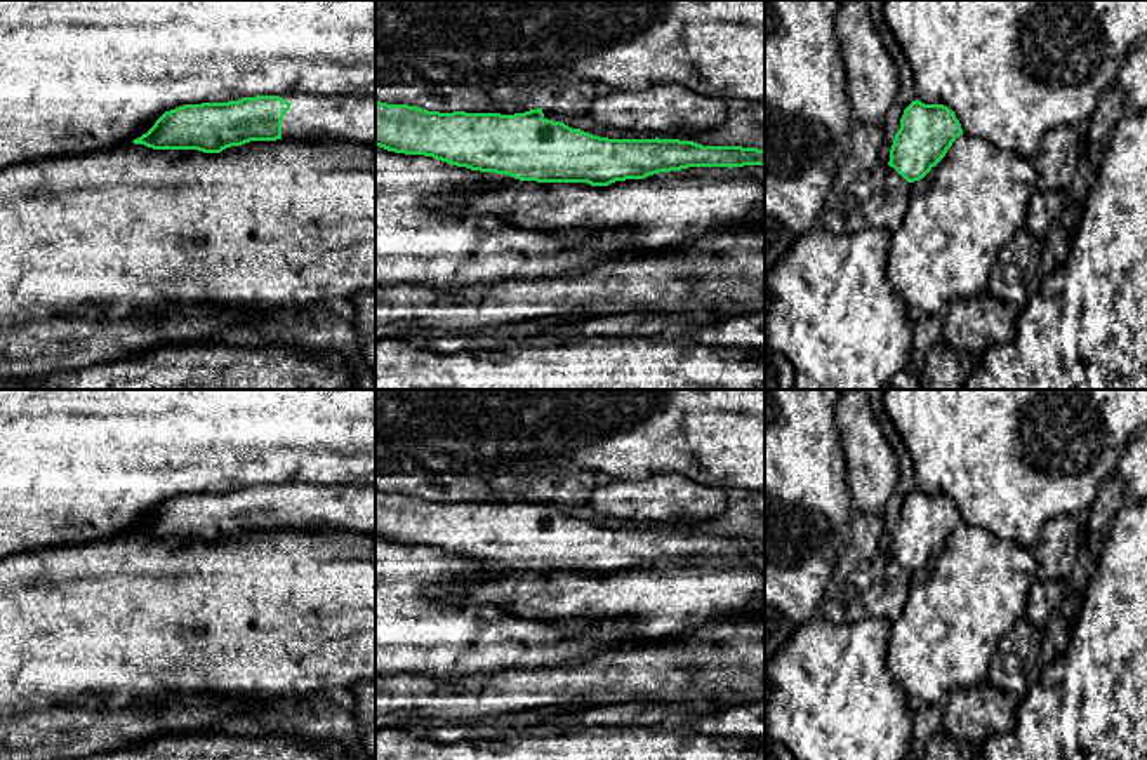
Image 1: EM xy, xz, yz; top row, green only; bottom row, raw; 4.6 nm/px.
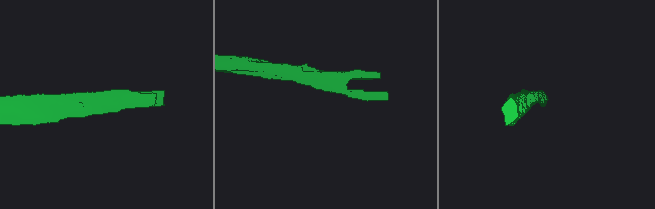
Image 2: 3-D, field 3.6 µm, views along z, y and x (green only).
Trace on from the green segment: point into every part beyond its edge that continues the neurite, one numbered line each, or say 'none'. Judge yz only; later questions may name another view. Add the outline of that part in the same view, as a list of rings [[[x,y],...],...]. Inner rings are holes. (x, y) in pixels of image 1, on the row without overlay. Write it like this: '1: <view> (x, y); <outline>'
none

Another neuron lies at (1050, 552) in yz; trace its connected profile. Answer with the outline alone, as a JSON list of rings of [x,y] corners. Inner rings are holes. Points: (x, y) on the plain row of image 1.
[[[1062,515],[1046,522],[1039,541],[1031,550],[1039,581],[1069,579],[1074,563],[1081,560],[1081,536],[1076,517]]]

